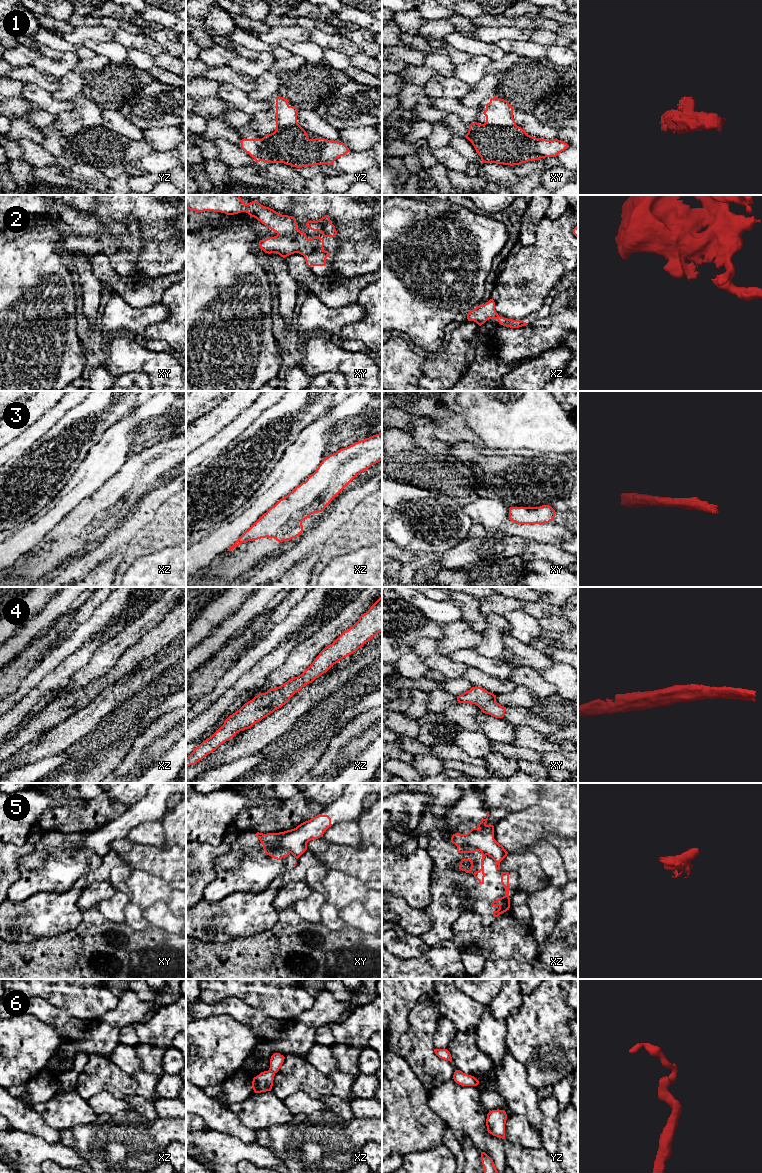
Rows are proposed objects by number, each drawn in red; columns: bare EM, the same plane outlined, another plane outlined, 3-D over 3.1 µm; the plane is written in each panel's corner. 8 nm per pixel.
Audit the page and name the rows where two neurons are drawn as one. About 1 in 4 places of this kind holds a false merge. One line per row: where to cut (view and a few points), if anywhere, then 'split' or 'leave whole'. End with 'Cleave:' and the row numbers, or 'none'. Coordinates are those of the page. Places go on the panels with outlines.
1: cut in xy along (483, 124), (498, 126), (515, 125); split
2: no cut; leave whole
3: no cut; leave whole
4: no cut; leave whole
5: cut in xz along (456, 844), (469, 844), (486, 854); split
6: no cut; leave whole
Cleave: 1, 5

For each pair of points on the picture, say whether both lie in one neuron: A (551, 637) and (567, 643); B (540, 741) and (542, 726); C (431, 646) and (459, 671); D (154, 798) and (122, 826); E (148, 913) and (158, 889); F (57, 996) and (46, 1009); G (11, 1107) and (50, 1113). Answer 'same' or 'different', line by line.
A: same
B: different
C: same
D: same
E: different
F: different
G: different

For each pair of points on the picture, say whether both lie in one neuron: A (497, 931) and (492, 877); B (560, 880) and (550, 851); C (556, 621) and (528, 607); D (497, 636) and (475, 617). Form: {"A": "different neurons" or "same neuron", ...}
{"A": "different neurons", "B": "same neuron", "C": "same neuron", "D": "different neurons"}

